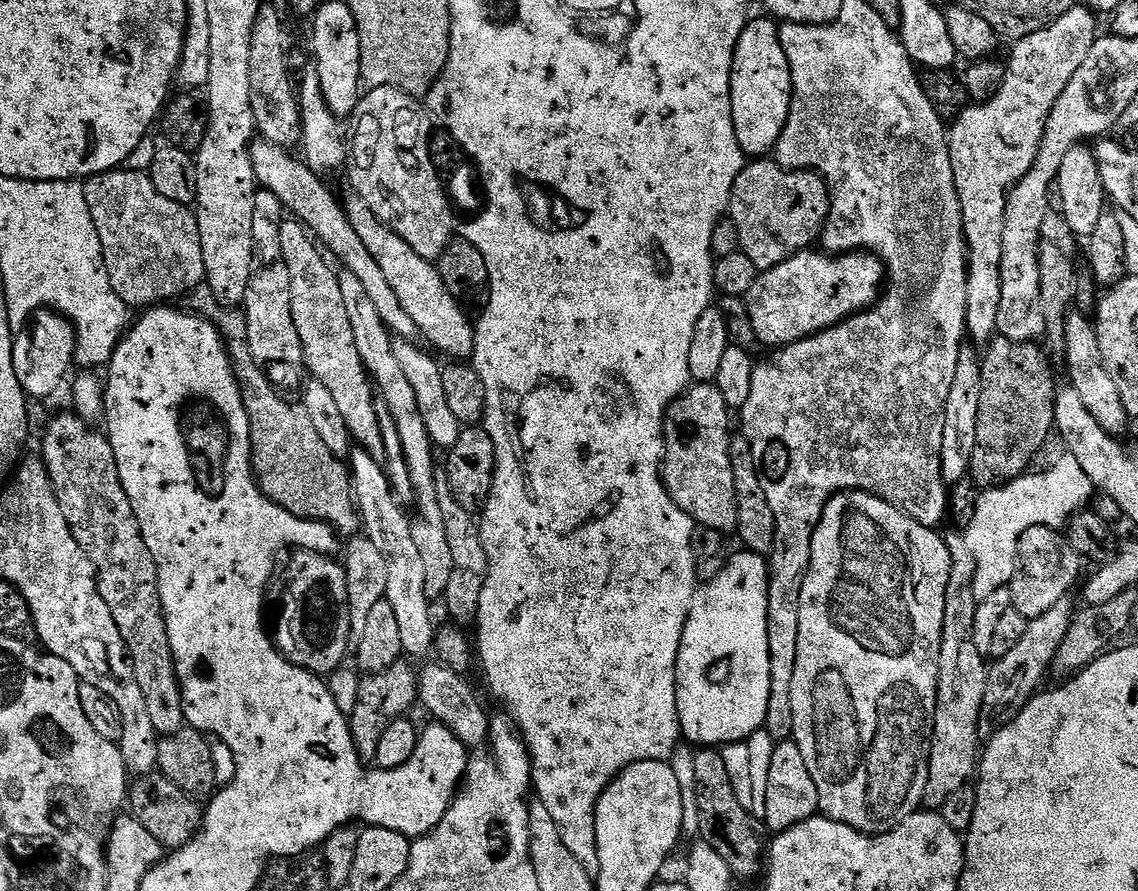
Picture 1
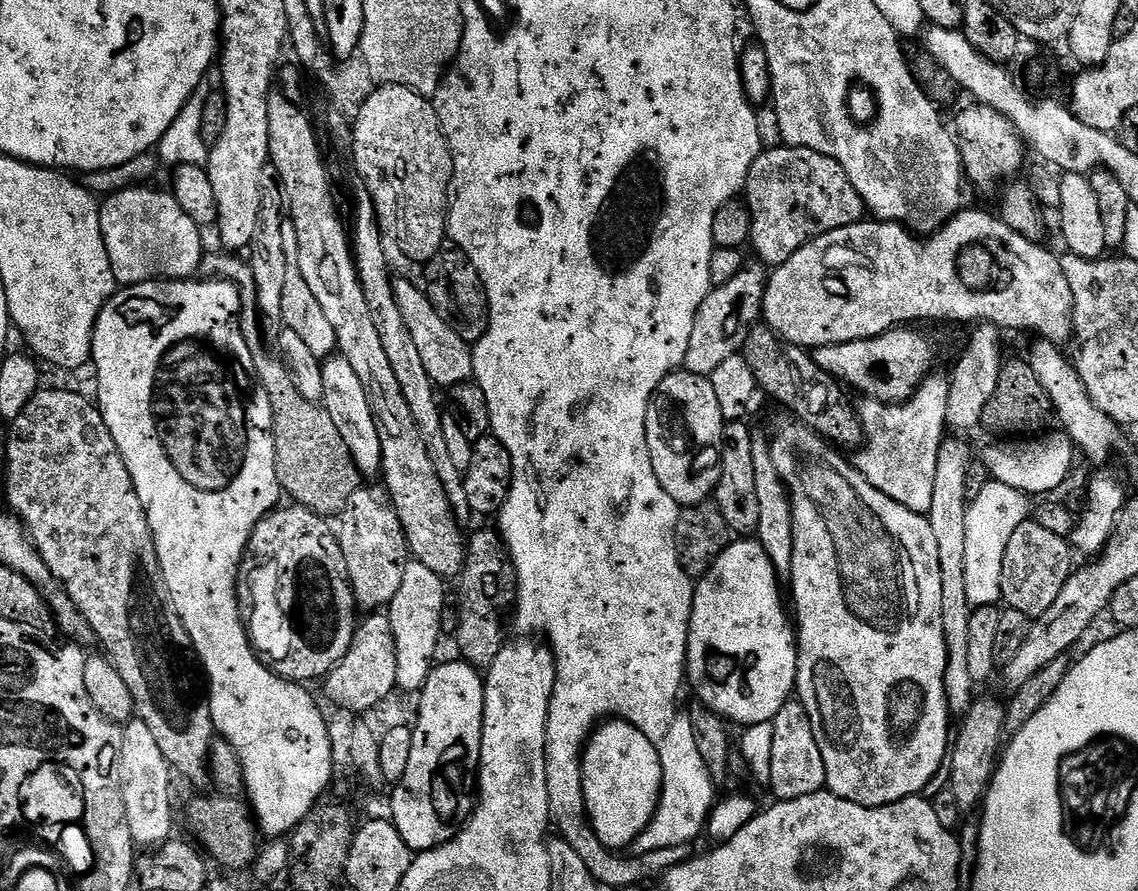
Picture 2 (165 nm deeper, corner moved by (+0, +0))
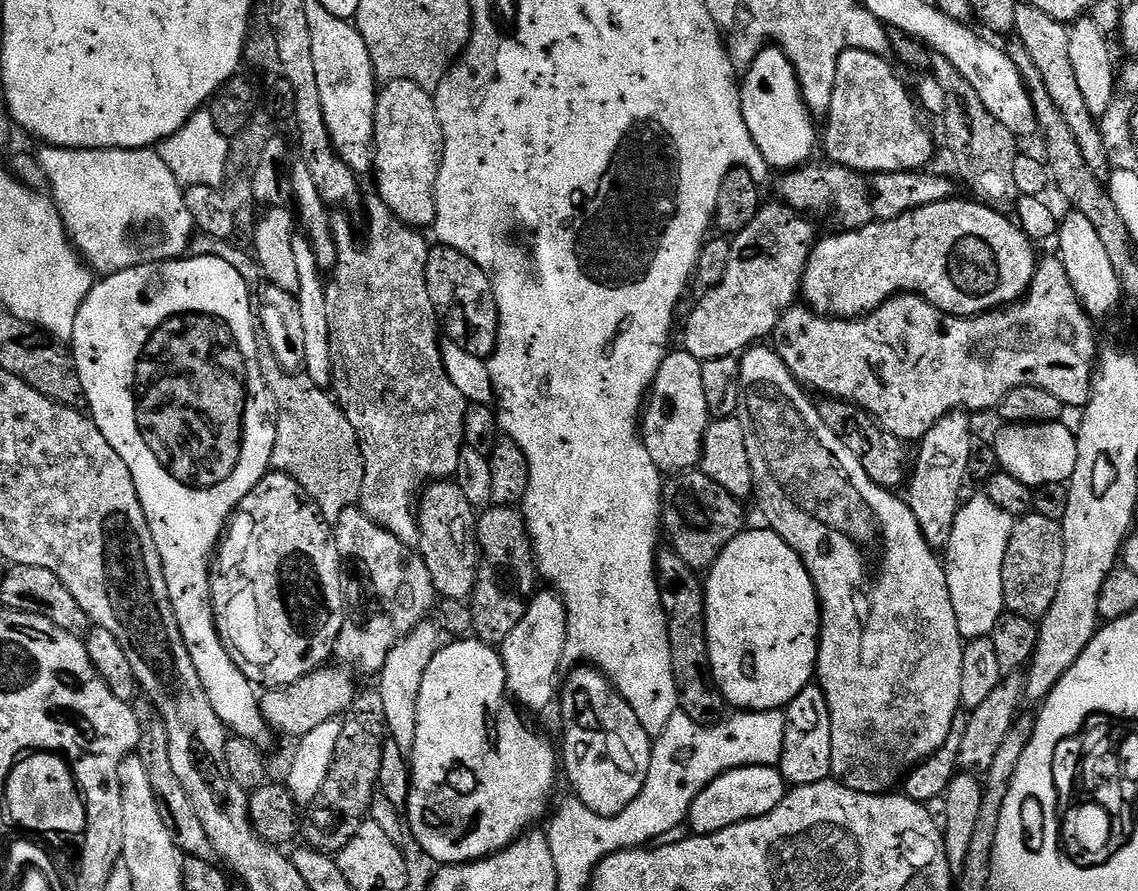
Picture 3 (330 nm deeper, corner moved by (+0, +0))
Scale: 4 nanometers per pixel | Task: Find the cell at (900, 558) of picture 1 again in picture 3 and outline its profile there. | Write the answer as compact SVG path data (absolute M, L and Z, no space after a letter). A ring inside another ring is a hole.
M753 346L739 357L740 361L740 406L738 409L738 419L742 430L746 434L746 454L750 454L750 470L752 471L752 486L754 489L754 500L760 503L760 512L764 515L763 523L771 528L773 532L778 533L790 545L796 553L802 558L802 562L806 566L806 570L810 574L810 578L816 587L816 593L820 599L820 649L816 655L816 674L815 679L818 681L818 687L824 693L824 698L828 703L830 712L830 746L832 747L832 774L831 779L837 780L842 786L846 786L855 792L862 794L870 794L871 796L883 796L891 793L892 788L896 783L898 785L908 776L917 765L923 763L924 760L931 758L934 753L946 742L947 735L951 732L951 726L954 724L954 716L956 712L961 711L962 705L962 654L964 653L964 645L966 643L963 636L958 630L958 618L954 614L954 606L950 602L950 590L946 586L946 574L944 573L944 565L941 557L929 547L928 543L922 538L922 532L918 530L918 524L914 518L914 514L908 509L907 503L903 499L900 500L899 495L893 494L887 488L880 488L874 482L870 482L870 478L866 474L866 470L862 470L862 462L858 462L858 458L845 445L841 436L834 434L834 430L830 430L830 426L826 426L826 422L822 422L820 417L819 407L815 403L811 404L808 401L809 393L805 391L801 385L797 384L796 380L790 374L790 370L782 362L780 355L768 346Z

